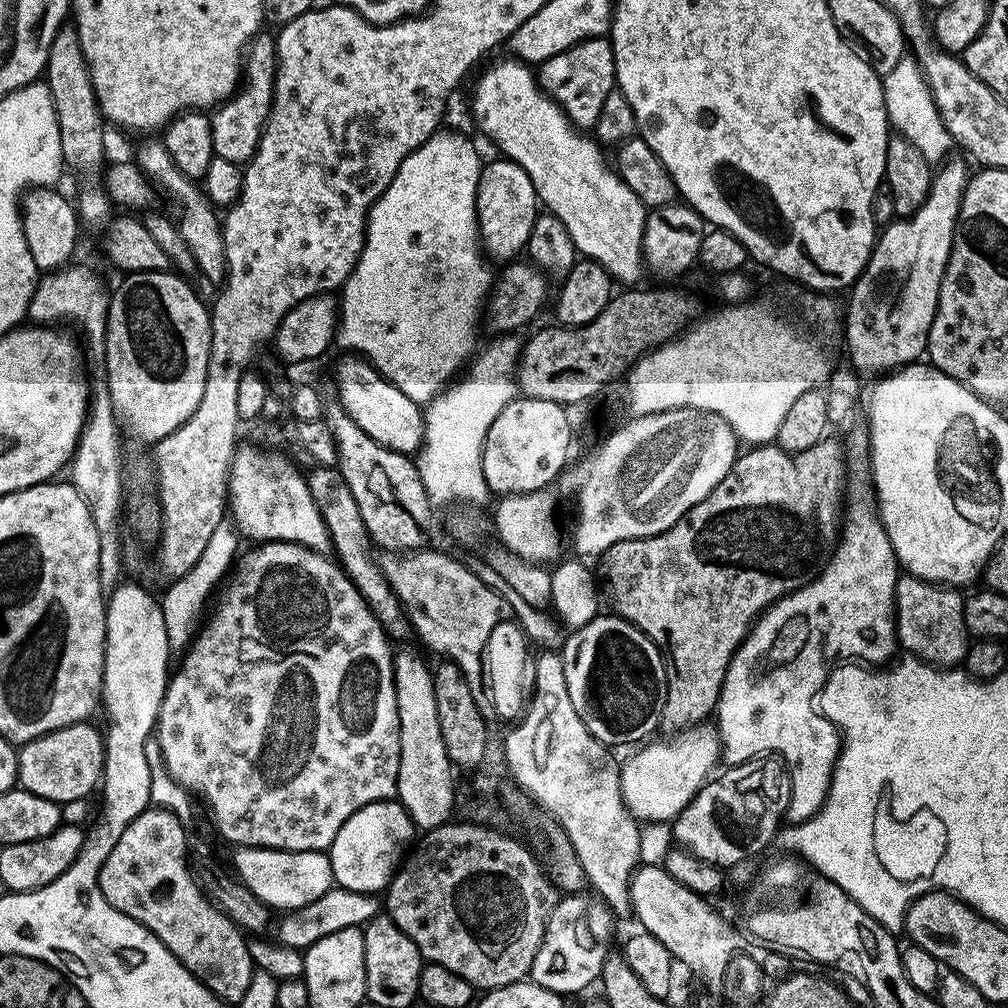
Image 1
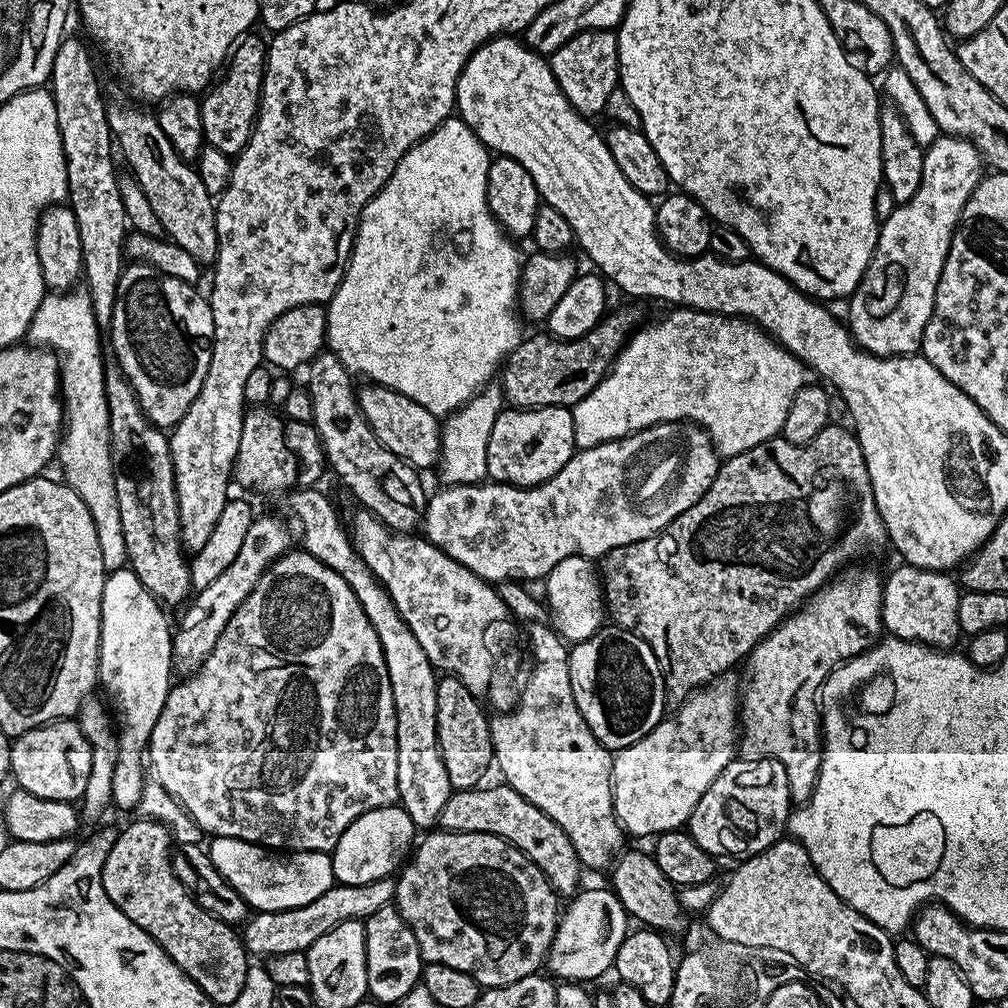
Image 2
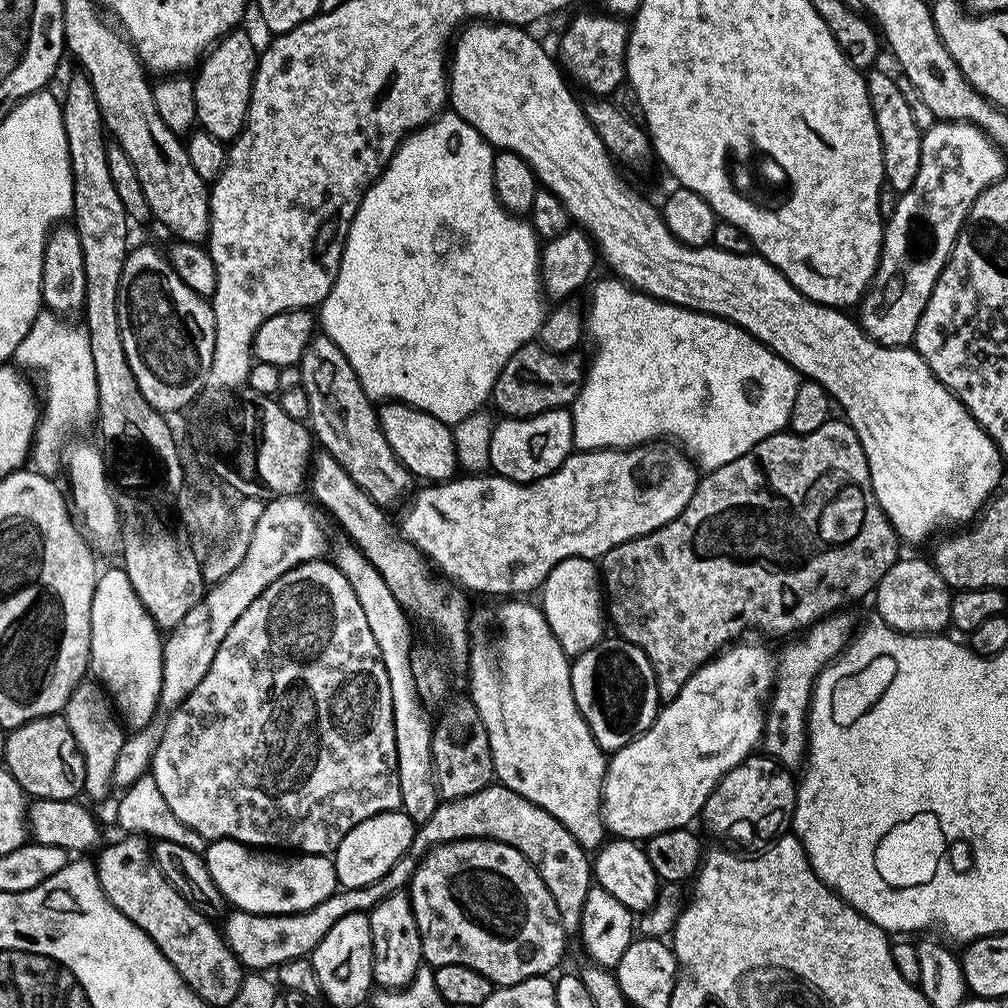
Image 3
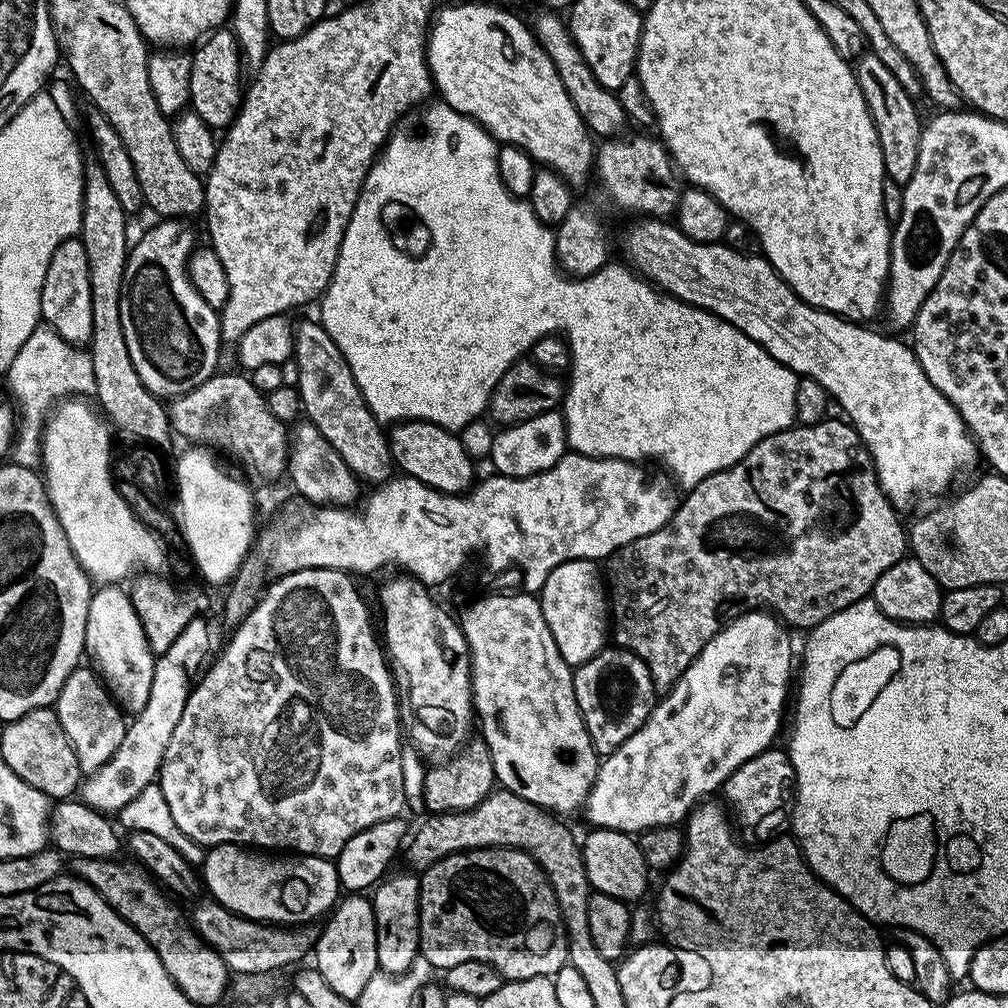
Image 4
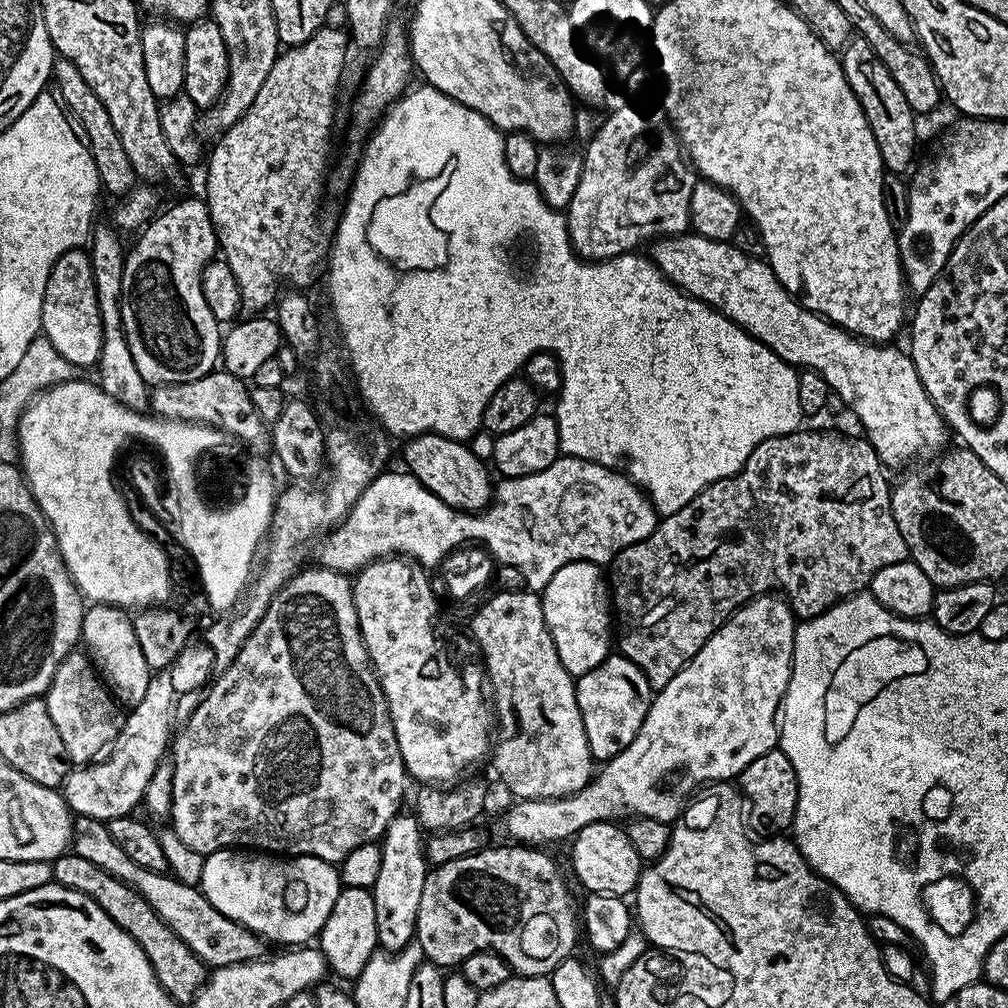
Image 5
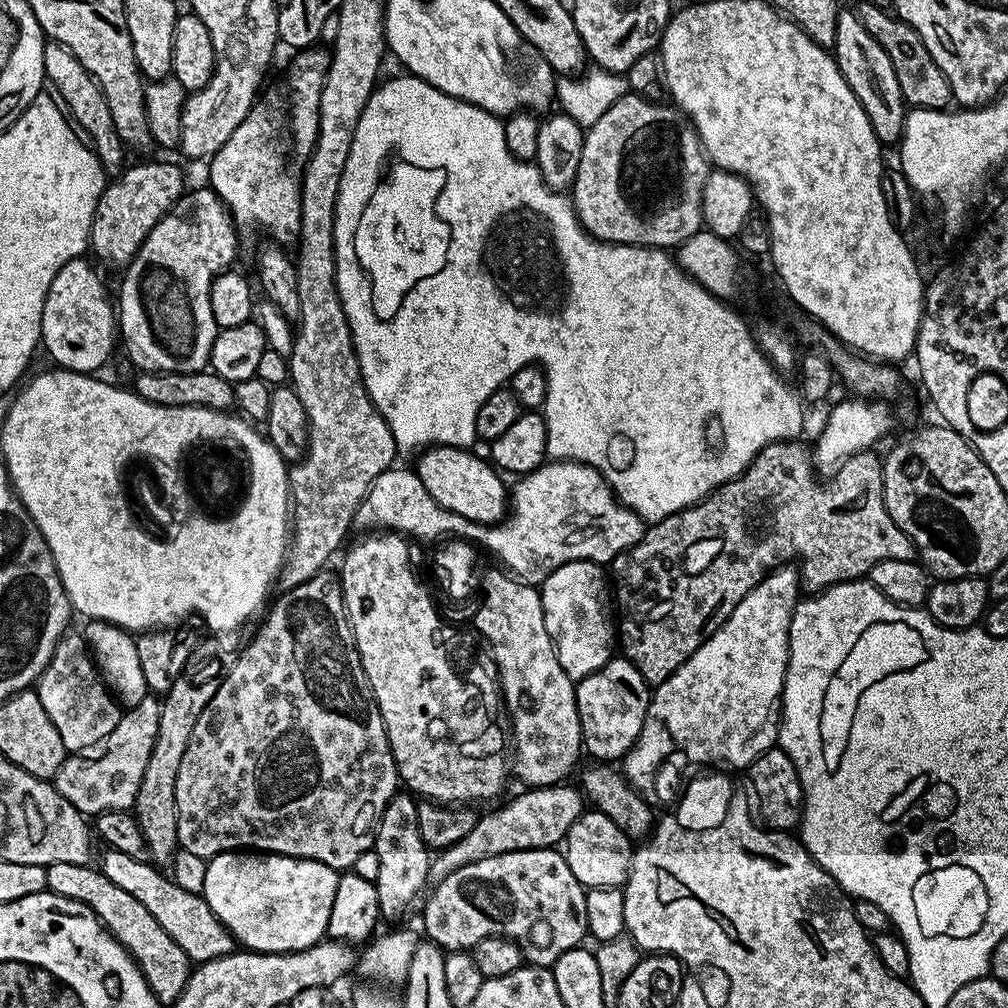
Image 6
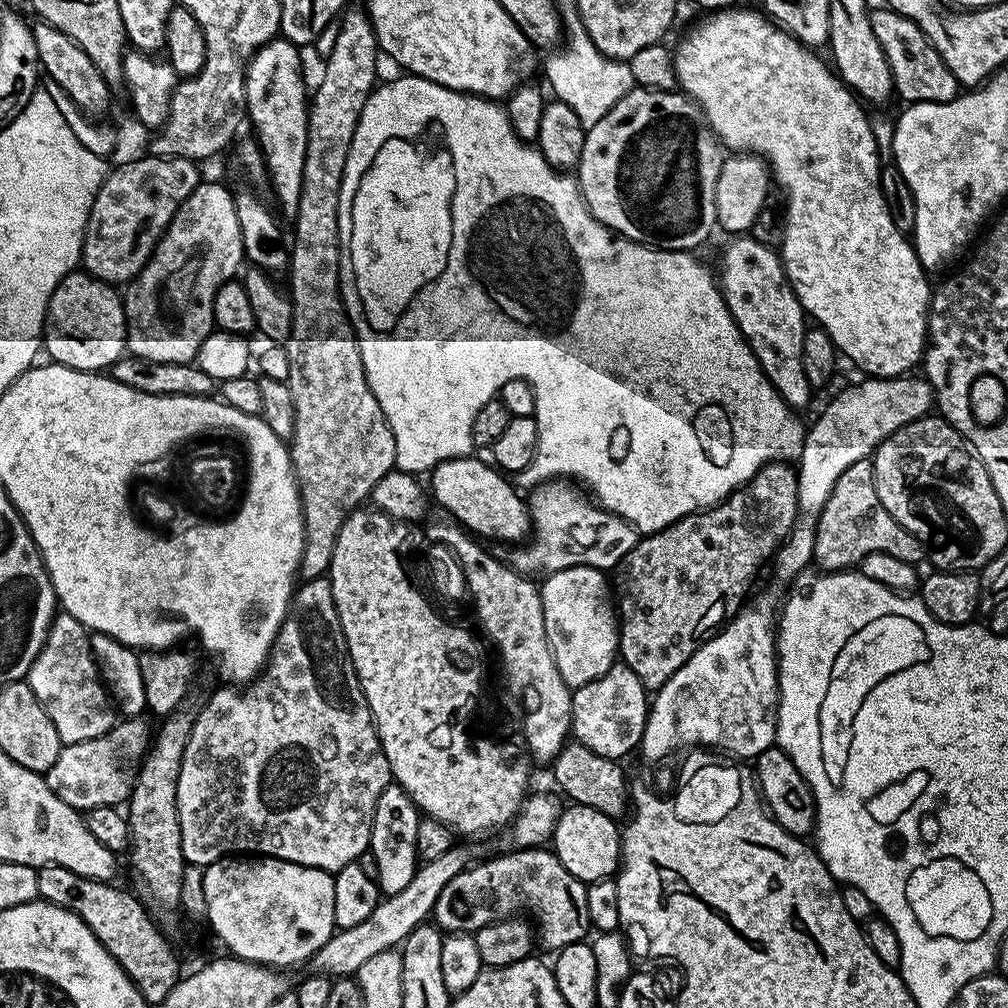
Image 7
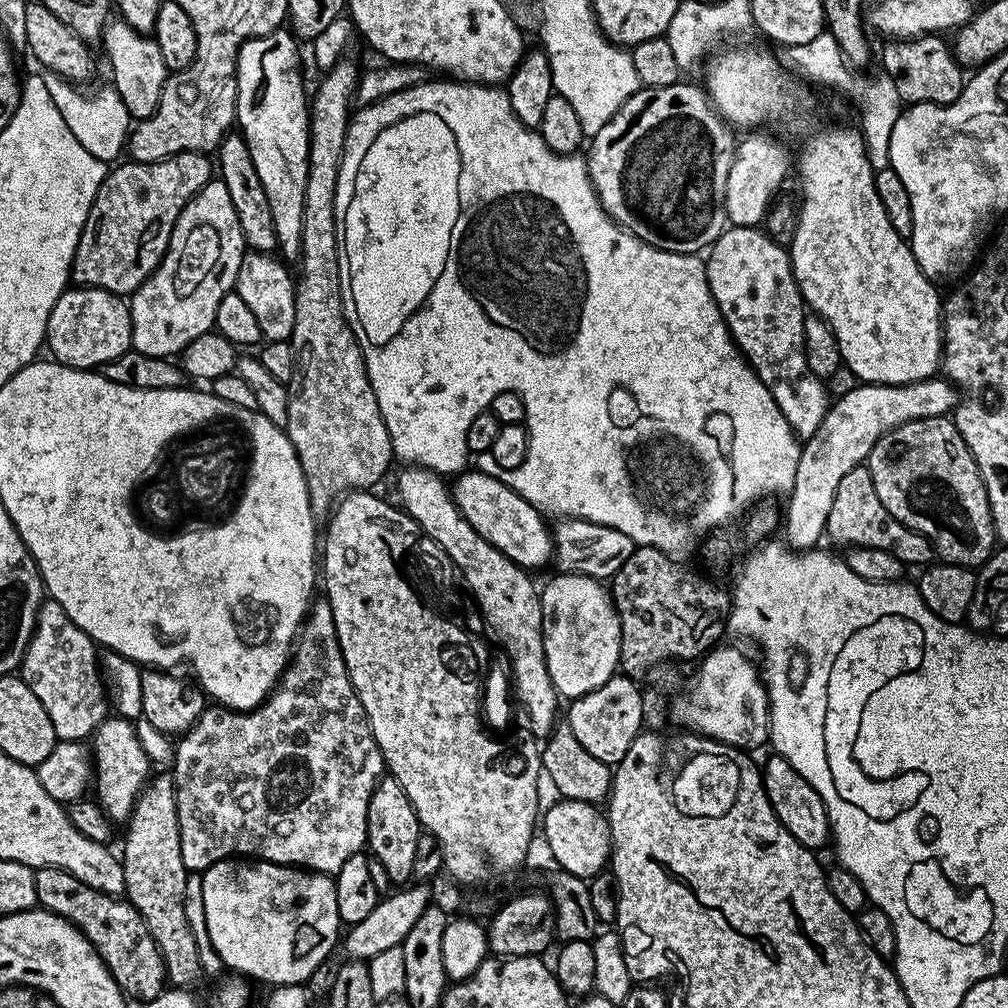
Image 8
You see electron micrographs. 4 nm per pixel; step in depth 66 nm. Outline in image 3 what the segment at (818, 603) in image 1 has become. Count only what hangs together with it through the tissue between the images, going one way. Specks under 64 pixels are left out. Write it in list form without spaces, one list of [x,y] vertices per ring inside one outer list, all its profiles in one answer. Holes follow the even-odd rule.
[[[841,610],[825,616],[799,638],[793,639],[793,644],[784,653],[779,653],[776,682],[772,685],[766,705],[762,748],[767,755],[785,766],[793,766],[792,764],[799,760],[801,763],[805,759],[808,747],[808,705],[812,703],[812,687],[816,685],[820,671],[848,647],[848,642],[854,635],[850,613],[851,611]]]

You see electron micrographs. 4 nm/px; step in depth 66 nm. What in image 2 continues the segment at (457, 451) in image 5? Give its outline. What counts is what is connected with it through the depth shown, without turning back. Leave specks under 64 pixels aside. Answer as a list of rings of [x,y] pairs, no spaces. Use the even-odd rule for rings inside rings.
[[[381,384],[361,387],[358,392],[360,409],[368,425],[374,430],[378,442],[386,446],[399,460],[404,460],[417,470],[437,467],[440,459],[441,421],[430,410],[418,406],[406,394],[398,394]]]

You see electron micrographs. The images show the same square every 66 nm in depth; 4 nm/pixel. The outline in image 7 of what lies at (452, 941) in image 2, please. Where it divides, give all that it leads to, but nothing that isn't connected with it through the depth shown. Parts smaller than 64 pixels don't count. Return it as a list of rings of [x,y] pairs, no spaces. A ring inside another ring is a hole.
[[[547,847],[521,848],[505,853],[505,856],[496,856],[481,864],[473,863],[446,882],[446,890],[438,894],[434,909],[436,927],[448,934],[475,934],[482,926],[527,914],[534,921],[541,949],[559,950],[581,943],[587,937],[584,935],[590,932],[587,910],[589,885],[574,878],[574,874],[562,866],[555,851]]]

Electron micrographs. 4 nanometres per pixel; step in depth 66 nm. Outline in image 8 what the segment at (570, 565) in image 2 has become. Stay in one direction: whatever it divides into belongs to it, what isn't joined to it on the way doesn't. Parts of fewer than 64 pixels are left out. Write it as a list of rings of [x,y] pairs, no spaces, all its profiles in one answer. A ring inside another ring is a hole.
[[[565,572],[556,574],[540,592],[546,670],[550,670],[550,682],[554,682],[561,697],[585,696],[590,694],[590,690],[598,690],[598,686],[602,686],[612,676],[617,675],[620,666],[620,619],[611,591],[600,584],[603,583],[595,576]]]

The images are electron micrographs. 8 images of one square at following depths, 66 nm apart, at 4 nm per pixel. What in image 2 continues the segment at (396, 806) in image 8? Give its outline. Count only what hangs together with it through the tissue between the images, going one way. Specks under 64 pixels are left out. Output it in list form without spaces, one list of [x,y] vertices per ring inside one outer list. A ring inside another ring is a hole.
[[[395,903],[382,906],[382,910],[370,914],[370,918],[364,921],[364,933],[368,996],[380,1004],[399,1005],[422,980],[426,961],[420,957],[418,938],[414,938],[414,930],[410,930]]]

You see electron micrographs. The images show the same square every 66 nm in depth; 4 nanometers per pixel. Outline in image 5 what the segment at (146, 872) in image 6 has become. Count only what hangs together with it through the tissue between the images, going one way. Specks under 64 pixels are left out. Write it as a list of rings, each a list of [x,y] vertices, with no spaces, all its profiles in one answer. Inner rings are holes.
[[[76,816],[74,820],[74,852],[86,858],[86,862],[94,862],[102,870],[110,872],[124,884],[129,884],[138,894],[150,902],[150,906],[166,922],[190,950],[209,969],[225,968],[242,962],[261,959],[265,955],[265,941],[260,939],[246,926],[226,918],[200,891],[199,887],[184,884],[168,872],[155,872],[138,866],[138,862],[130,859],[110,838],[110,830],[103,820],[95,820],[89,816]]]

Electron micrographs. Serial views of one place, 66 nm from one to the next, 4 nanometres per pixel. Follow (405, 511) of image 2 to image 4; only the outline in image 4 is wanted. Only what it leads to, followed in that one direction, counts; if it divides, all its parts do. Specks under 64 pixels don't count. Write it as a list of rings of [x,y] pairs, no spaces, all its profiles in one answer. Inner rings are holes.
[[[315,319],[304,320],[295,325],[292,350],[301,367],[296,387],[304,403],[303,415],[312,420],[314,426],[322,430],[326,442],[342,454],[342,462],[350,466],[357,480],[369,480],[372,486],[384,483],[394,472],[389,437],[370,410],[366,398],[362,398],[362,390],[358,390],[354,374],[346,358],[342,358],[342,350],[334,346],[334,338],[330,338],[330,334],[326,334],[324,327]]]

